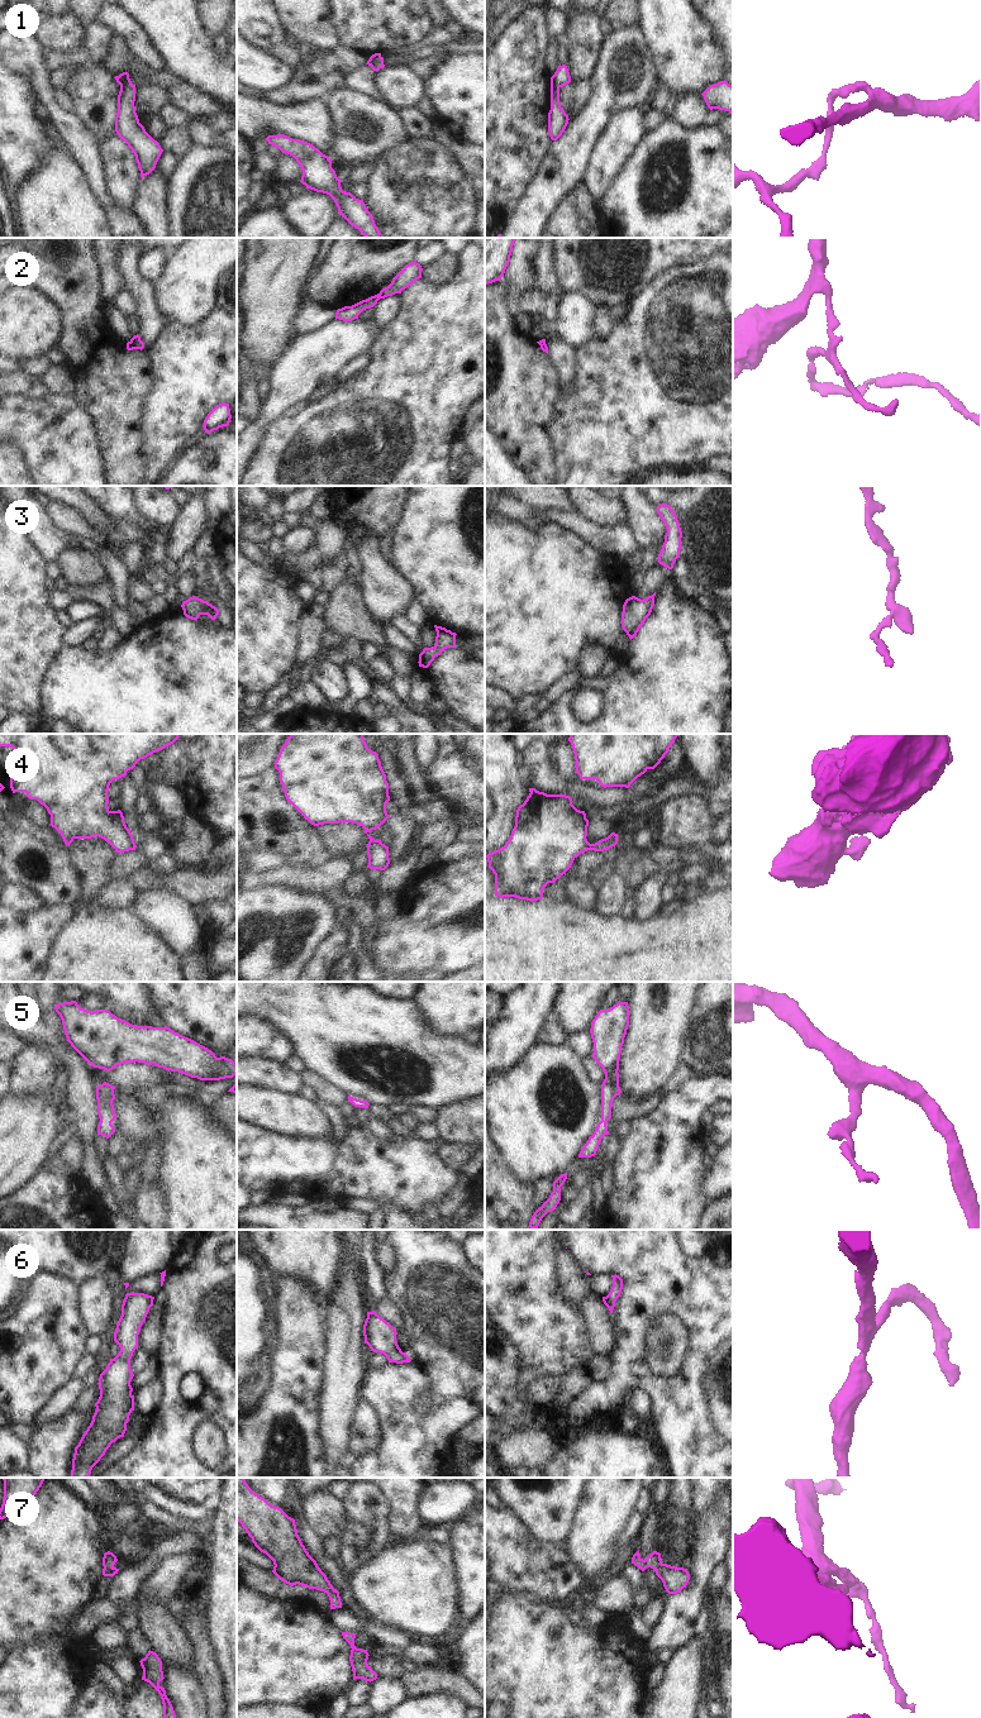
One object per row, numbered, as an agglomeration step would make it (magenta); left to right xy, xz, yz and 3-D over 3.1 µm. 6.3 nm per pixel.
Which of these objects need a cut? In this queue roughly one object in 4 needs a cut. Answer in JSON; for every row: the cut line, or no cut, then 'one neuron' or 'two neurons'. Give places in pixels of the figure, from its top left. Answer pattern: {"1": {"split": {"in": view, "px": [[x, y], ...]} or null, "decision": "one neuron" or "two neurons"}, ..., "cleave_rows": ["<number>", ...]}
{"1": {"split": null, "decision": "one neuron"}, "2": {"split": {"in": "xz", "px": [[377, 294], [381, 297]]}, "decision": "two neurons"}, "3": {"split": null, "decision": "one neuron"}, "4": {"split": null, "decision": "one neuron"}, "5": {"split": null, "decision": "one neuron"}, "6": {"split": null, "decision": "one neuron"}, "7": {"split": null, "decision": "one neuron"}, "cleave_rows": ["2"]}

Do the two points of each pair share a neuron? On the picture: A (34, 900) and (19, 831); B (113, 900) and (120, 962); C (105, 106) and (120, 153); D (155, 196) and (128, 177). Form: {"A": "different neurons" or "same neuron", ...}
{"A": "different neurons", "B": "different neurons", "C": "different neurons", "D": "different neurons"}

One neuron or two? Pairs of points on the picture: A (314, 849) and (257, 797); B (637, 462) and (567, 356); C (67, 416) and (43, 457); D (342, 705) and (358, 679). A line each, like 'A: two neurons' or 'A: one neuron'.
A: one neuron
B: two neurons
C: one neuron
D: one neuron

